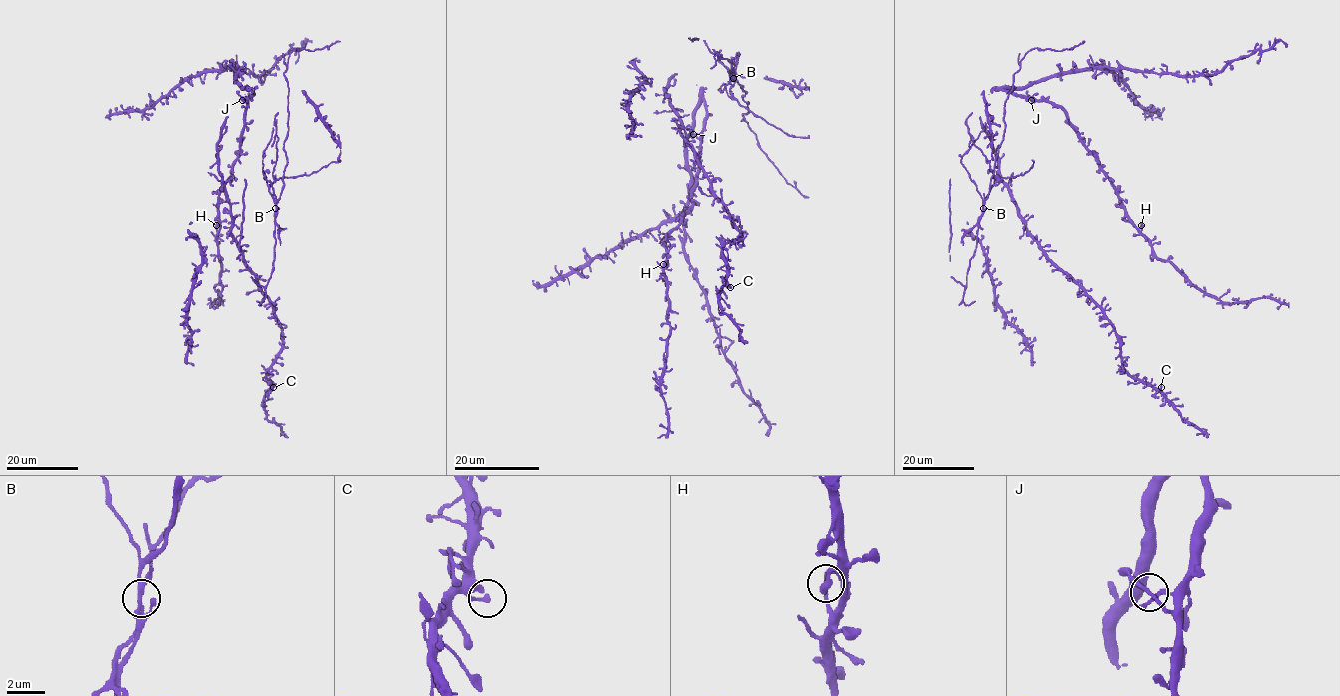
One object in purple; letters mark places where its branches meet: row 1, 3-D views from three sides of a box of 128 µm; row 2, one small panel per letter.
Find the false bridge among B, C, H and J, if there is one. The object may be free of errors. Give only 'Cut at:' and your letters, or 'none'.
Cut at: B

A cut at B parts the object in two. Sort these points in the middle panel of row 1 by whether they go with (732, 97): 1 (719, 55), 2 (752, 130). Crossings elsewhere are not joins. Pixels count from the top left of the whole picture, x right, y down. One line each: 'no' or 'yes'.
1: no
2: no

